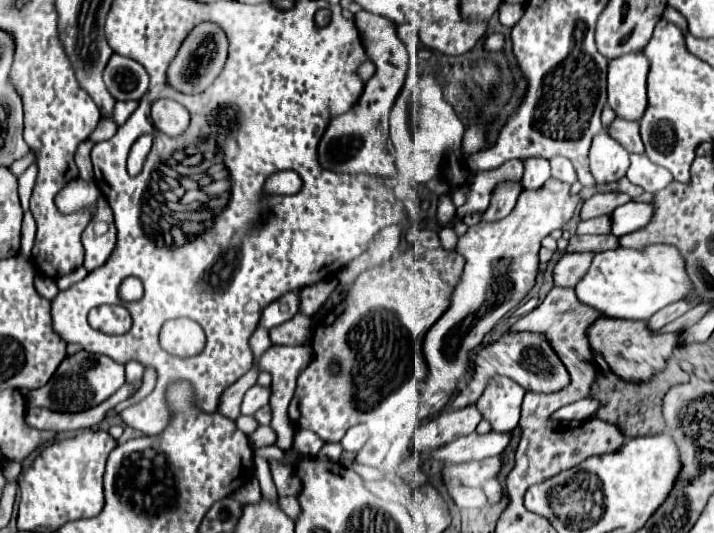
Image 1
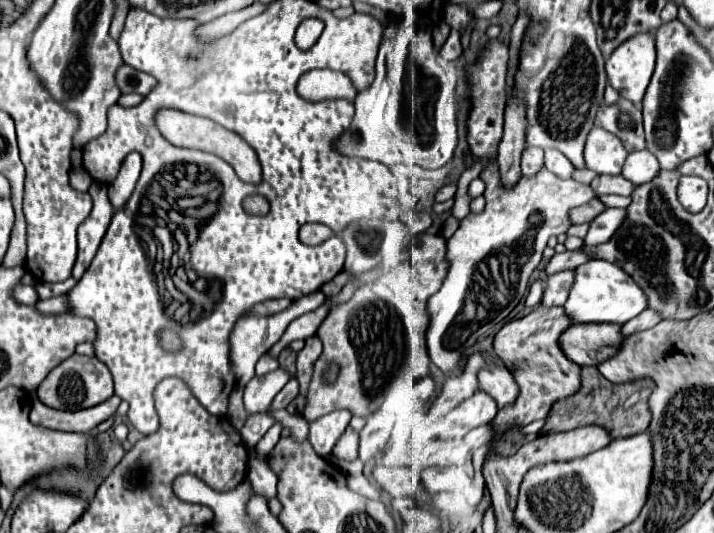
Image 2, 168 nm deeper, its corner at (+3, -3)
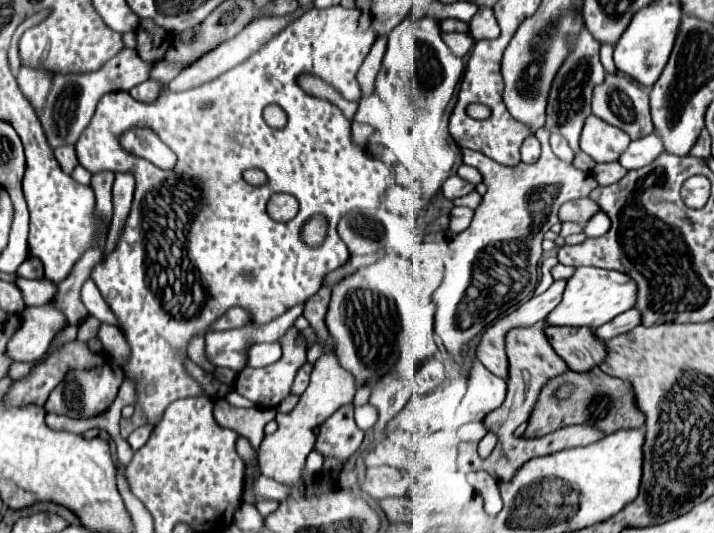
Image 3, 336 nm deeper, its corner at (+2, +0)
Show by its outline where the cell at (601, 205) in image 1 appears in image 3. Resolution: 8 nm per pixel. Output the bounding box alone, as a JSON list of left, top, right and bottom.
[559,198,599,224]

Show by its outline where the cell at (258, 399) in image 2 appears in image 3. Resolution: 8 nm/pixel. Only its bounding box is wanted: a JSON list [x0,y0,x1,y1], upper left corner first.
[235,328,307,408]

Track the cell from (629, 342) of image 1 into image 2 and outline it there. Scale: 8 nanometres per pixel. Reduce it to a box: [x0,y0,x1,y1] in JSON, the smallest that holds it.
[558,325,620,365]

